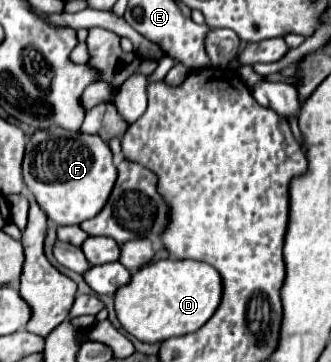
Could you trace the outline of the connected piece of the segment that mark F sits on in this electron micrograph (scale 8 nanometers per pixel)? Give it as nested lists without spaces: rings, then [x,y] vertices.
[[[42,129],[30,135],[22,175],[40,209],[56,225],[80,225],[98,215],[116,183],[116,167],[108,143],[96,135],[68,129]]]

